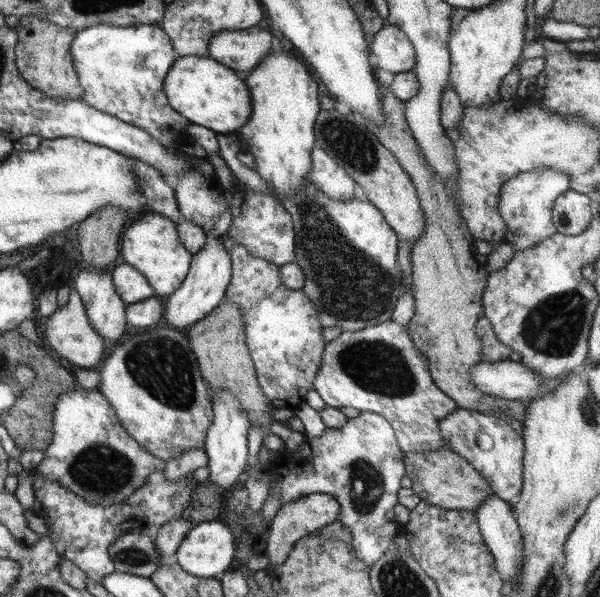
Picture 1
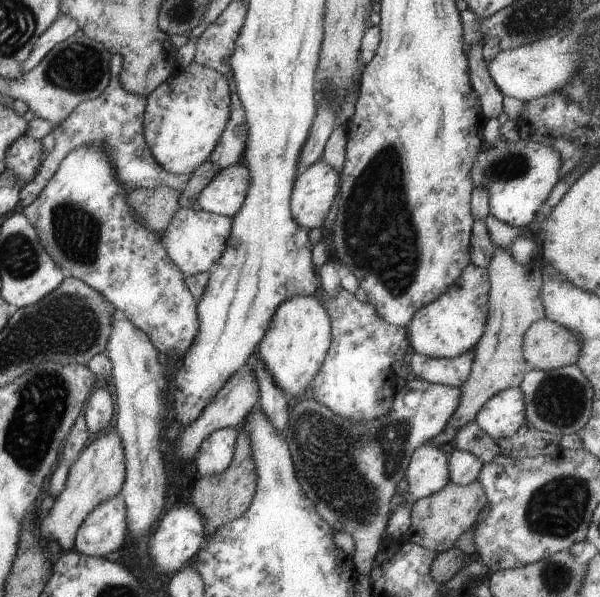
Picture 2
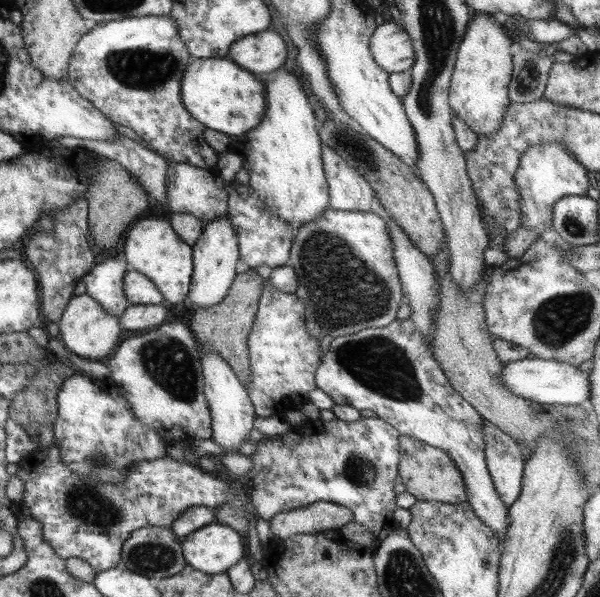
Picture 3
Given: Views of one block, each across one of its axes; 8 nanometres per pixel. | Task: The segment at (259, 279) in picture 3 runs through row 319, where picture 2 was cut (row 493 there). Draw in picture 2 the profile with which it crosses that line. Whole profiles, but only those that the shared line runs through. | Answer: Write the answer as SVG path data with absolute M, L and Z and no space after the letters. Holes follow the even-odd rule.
M239 429L233 461L230 466L222 474L202 476L200 480L196 480L190 494L190 504L204 517L204 544L202 544L202 548L212 538L213 531L222 528L229 522L234 522L250 508L250 503L256 492L256 478L252 450L250 450L250 438L246 436L246 432Z

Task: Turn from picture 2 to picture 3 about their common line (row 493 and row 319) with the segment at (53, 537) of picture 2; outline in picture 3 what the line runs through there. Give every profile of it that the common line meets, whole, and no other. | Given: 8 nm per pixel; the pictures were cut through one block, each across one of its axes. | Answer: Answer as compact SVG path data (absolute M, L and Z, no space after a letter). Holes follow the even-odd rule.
M88 293L74 295L68 302L62 318L55 325L56 334L62 340L62 344L70 352L74 352L74 354L78 354L82 358L90 358L90 360L98 360L102 356L108 356L114 350L114 346L116 346L116 342L120 338L120 328L119 317L110 315Z

